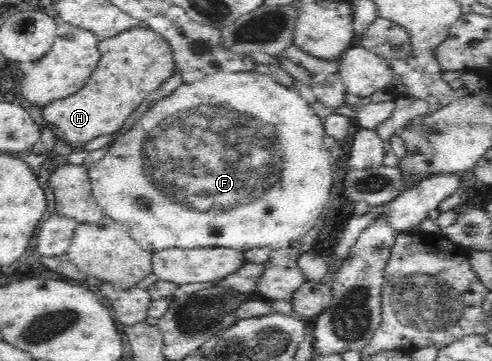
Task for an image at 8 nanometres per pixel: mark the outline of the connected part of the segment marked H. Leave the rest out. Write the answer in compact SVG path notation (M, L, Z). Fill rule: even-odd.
M131 27L121 31L116 37L100 41L98 49L102 53L102 59L86 85L74 95L50 102L42 109L43 119L55 134L56 139L63 139L74 151L84 147L86 143L99 135L113 135L117 132L142 101L152 91L156 91L176 70L171 45L164 39L162 33L148 27Z

